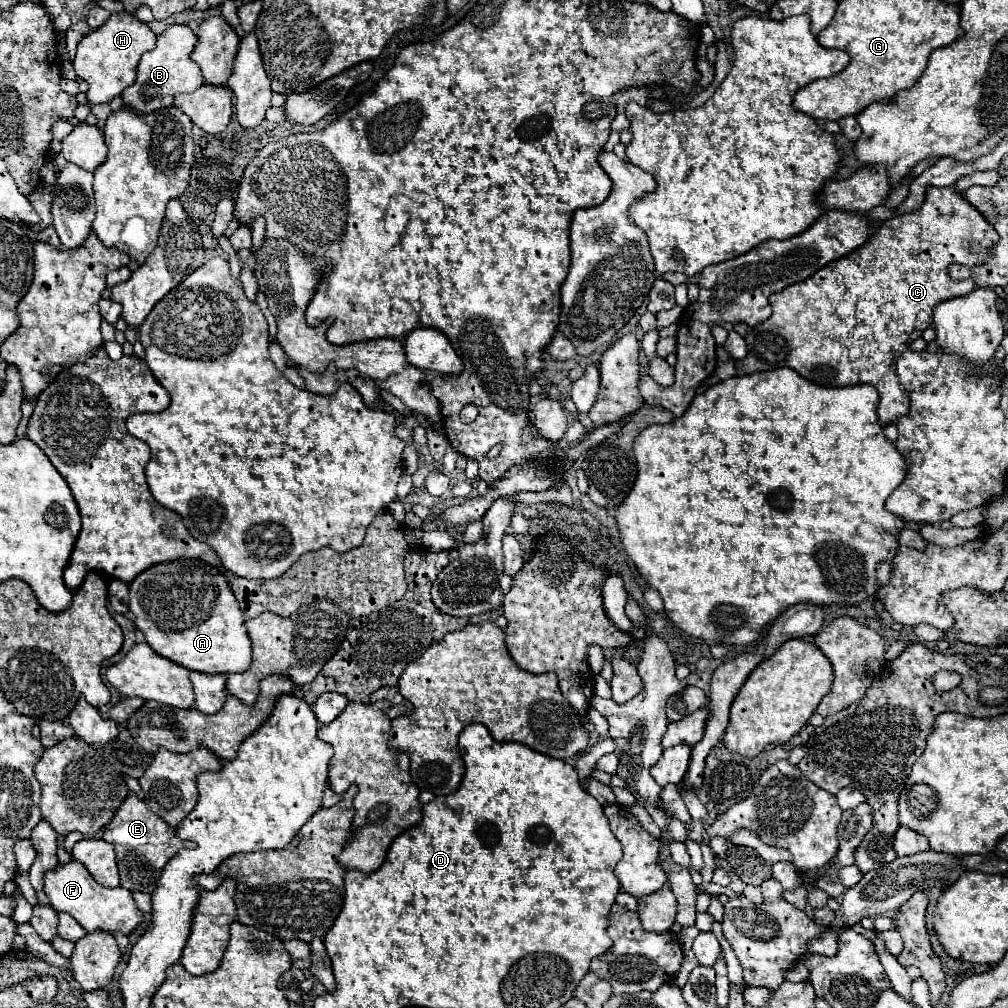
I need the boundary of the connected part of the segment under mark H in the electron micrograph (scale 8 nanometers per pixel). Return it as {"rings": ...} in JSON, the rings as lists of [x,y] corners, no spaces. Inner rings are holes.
{"rings":[[[123,11],[109,17],[101,29],[91,31],[77,47],[77,55],[73,61],[75,73],[79,79],[89,83],[87,101],[89,103],[109,103],[113,97],[117,97],[125,87],[135,83],[137,65],[145,51],[151,51],[155,47],[155,33],[141,23],[135,15]]]}

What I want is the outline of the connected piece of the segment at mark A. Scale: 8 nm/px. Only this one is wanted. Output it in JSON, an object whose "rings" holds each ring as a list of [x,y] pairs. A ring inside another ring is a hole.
{"rings":[[[171,561],[159,563],[135,577],[129,585],[131,601],[129,613],[133,613],[137,629],[145,635],[149,647],[153,647],[161,657],[197,673],[243,673],[251,667],[251,641],[245,629],[243,613],[235,601],[225,575],[203,561]]]}

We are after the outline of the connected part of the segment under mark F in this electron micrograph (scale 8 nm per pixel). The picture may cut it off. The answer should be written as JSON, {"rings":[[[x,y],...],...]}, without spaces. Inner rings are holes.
{"rings":[[[71,861],[69,865],[59,865],[55,871],[45,873],[45,893],[57,913],[69,913],[81,927],[85,927],[89,933],[103,929],[107,933],[123,933],[129,935],[141,921],[143,913],[137,909],[133,901],[133,893],[123,887],[103,887],[89,877],[89,871],[79,863]]]}

